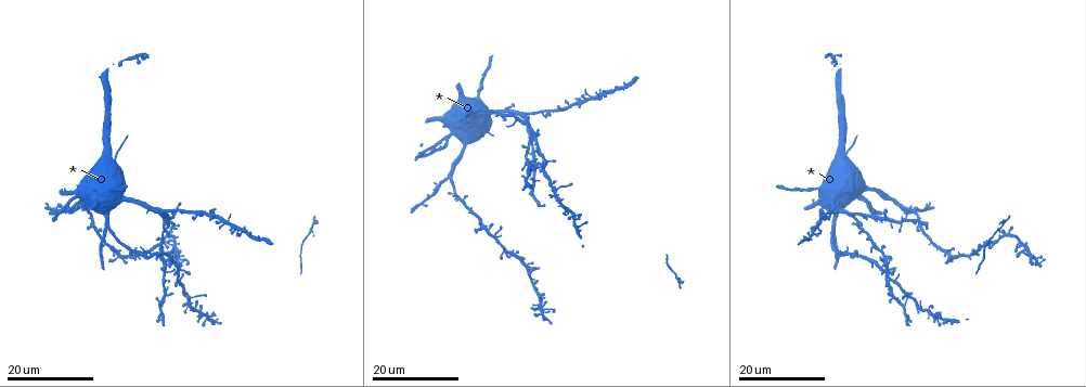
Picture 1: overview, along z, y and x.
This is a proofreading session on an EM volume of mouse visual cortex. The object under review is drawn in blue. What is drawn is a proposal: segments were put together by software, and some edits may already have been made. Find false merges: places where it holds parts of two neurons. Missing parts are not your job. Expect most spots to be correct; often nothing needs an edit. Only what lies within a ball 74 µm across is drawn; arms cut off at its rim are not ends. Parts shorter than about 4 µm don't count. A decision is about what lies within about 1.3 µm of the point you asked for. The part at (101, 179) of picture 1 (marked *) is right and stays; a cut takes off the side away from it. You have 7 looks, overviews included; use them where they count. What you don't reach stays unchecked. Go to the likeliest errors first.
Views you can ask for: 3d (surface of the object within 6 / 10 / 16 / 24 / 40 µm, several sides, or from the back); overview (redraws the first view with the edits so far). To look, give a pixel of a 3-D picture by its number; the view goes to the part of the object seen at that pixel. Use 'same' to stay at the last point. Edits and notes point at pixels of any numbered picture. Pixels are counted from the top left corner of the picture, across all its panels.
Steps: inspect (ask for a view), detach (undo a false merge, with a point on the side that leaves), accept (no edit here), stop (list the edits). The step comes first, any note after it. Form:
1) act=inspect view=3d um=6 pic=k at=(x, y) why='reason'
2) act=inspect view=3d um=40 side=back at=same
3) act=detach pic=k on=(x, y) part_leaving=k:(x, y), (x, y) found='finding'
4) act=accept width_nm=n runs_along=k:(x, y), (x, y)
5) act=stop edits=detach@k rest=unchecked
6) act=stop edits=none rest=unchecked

act=inspect view=3d um=16 pic=1 at=(838, 106)

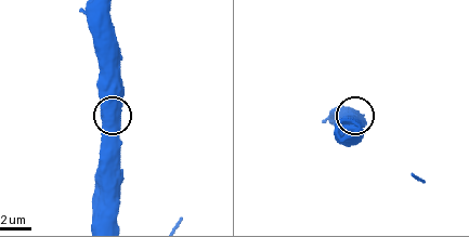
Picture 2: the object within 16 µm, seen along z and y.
act=inspect view=3d um=10 pic=2 at=(106, 113)

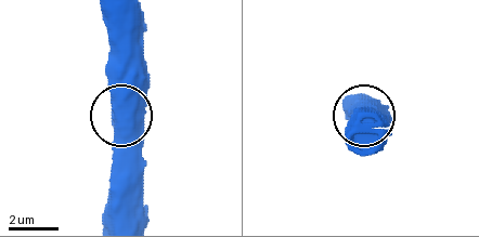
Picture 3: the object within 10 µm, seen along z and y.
act=inspect view=3d um=6 pic=3 at=(121, 112)

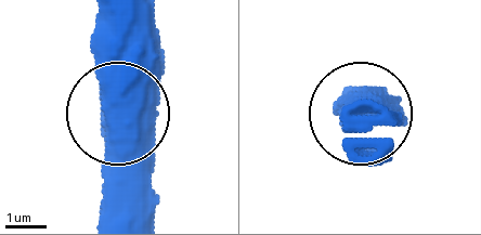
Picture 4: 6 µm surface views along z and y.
act=accept width_nm=760 found='continuous, no second neuron'

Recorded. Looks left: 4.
act=inspect view=3d um=16 pic=1 at=(448, 176) why='three arms meet'

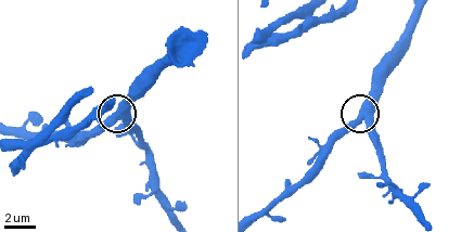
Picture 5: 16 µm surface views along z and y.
act=inspect view=3d um=6 pic=5 at=(363, 123)

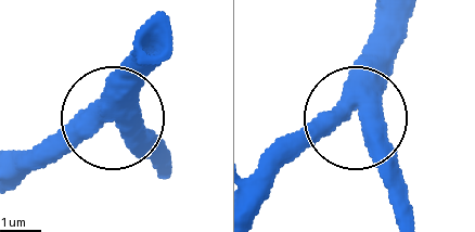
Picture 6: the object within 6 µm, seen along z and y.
act=accept found='all the same neuron'

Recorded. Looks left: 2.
act=inspect view=3d um=16 pic=1 at=(160, 211) why='four arms meet'

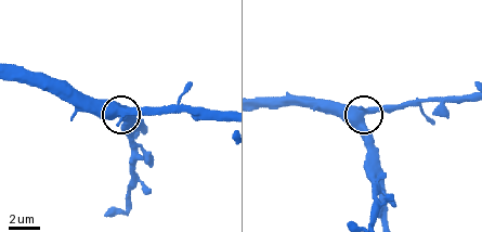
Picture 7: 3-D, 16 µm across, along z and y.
act=inspect view=3d um=10 pic=7 at=(118, 107)

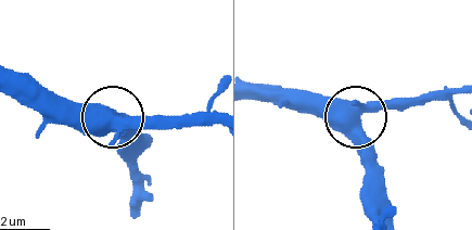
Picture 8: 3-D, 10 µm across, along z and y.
act=accept width_nm=480 runs_along=8:(14, 69), (69, 101), (119, 117), (179, 117) found='continuous, no second neuron'

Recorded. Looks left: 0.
act=stop edits=none rest=unchecked

